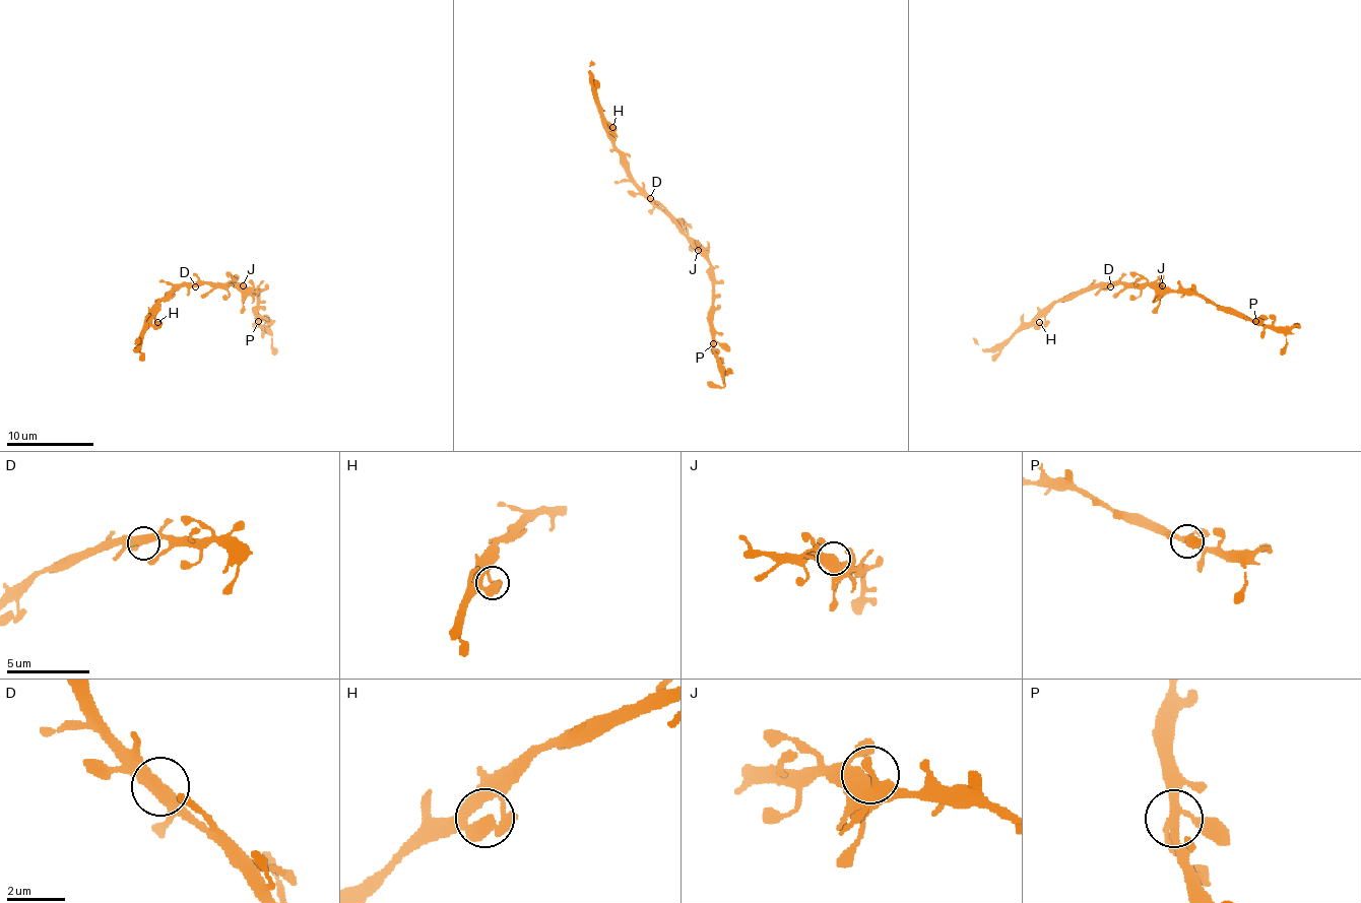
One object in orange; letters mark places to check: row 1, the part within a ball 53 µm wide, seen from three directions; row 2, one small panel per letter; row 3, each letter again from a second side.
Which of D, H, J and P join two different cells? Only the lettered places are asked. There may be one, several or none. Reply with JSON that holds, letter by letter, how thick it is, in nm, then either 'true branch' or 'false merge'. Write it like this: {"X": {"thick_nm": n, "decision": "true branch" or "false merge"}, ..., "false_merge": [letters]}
{"D": {"thick_nm": 440, "decision": "true branch"}, "H": {"thick_nm": 340, "decision": "true branch"}, "J": {"thick_nm": 500, "decision": "true branch"}, "P": {"thick_nm": 240, "decision": "true branch"}, "false_merge": []}

